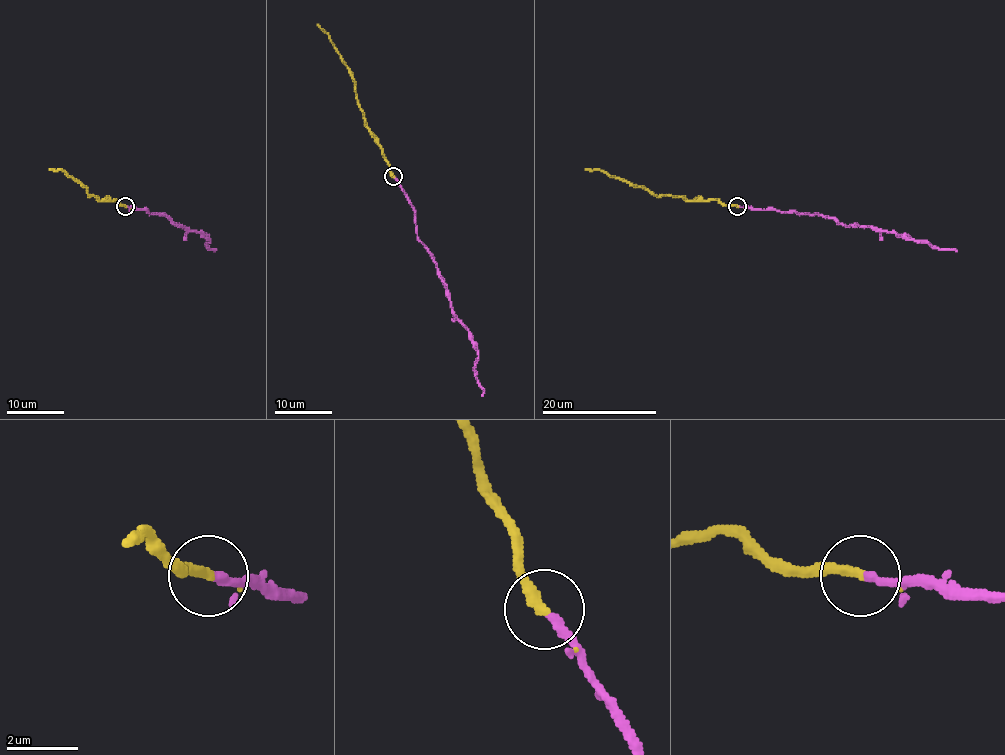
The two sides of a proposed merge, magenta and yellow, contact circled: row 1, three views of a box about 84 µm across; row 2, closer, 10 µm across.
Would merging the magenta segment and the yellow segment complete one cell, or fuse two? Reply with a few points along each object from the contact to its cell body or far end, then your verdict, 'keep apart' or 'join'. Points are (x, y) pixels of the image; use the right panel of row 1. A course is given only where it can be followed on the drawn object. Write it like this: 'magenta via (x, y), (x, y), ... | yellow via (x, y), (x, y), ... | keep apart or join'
magenta via (738, 206), (821, 214), (845, 226), (874, 227), (957, 251) | yellow via (737, 206), (725, 206), (716, 200), (655, 196), (598, 170), (585, 168) | join

